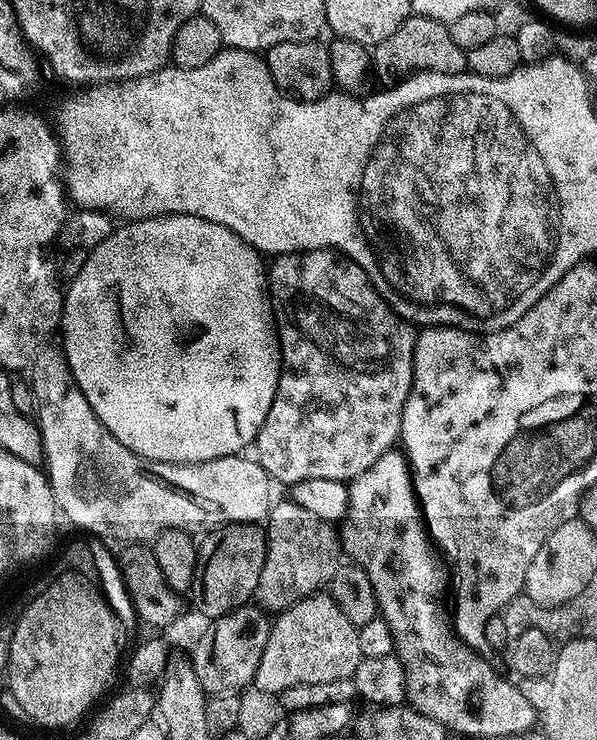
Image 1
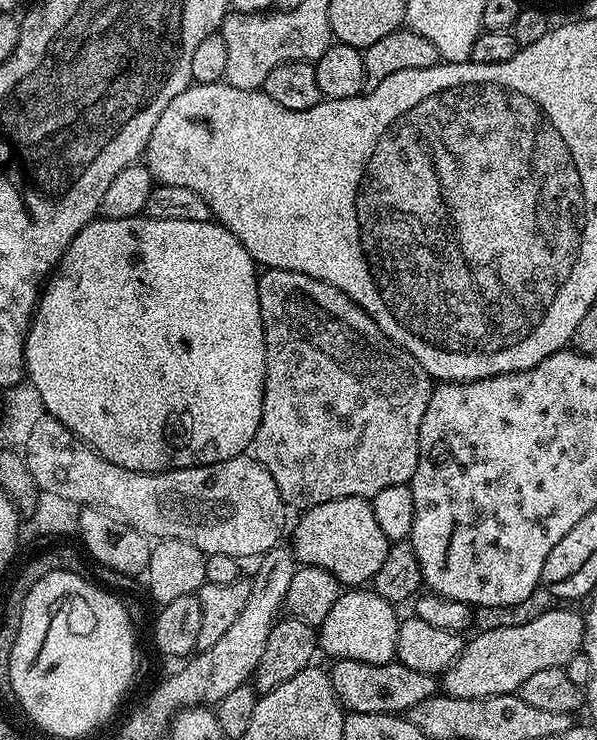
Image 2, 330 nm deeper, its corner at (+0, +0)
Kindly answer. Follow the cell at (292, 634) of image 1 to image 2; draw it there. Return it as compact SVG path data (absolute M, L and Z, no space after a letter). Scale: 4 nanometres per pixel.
M371 590L341 591L330 614L318 625L318 648L336 660L357 660L371 664L390 664L396 660L401 617L386 598Z

